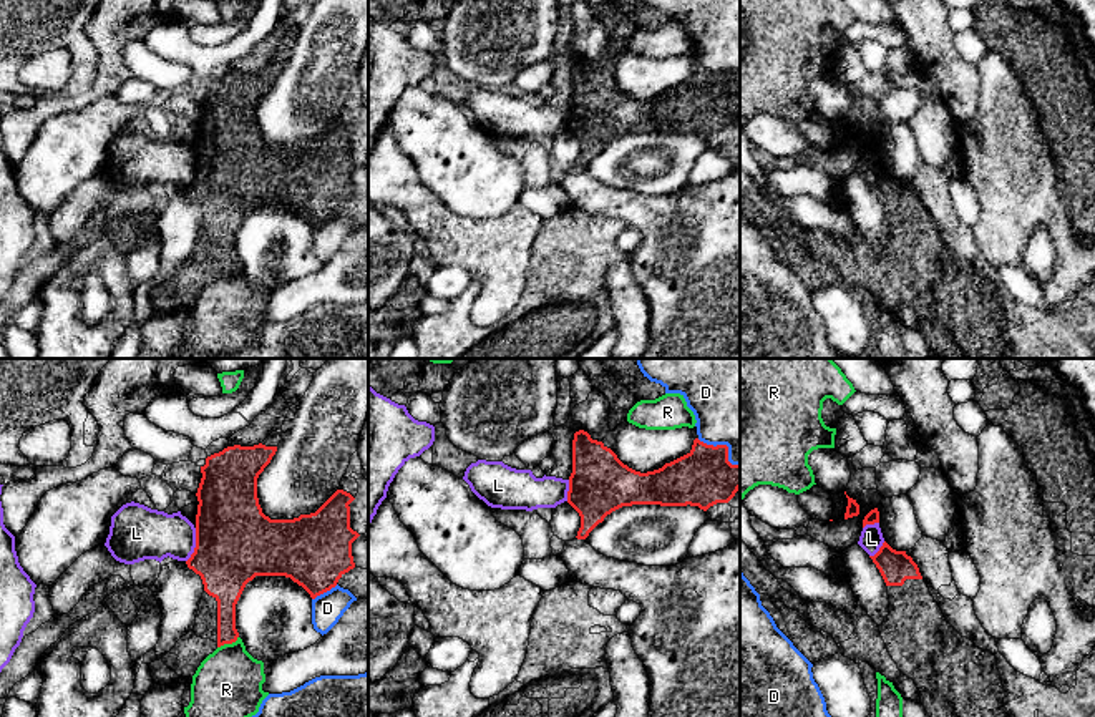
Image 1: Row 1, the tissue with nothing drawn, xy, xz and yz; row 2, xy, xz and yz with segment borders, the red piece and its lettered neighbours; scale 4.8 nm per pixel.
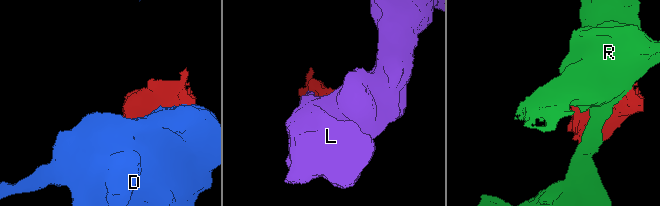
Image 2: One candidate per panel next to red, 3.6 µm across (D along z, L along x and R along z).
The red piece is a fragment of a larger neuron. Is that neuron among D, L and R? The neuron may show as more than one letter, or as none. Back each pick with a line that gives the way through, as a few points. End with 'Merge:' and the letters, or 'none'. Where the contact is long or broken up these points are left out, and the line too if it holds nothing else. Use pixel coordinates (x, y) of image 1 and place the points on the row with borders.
Merge: none

